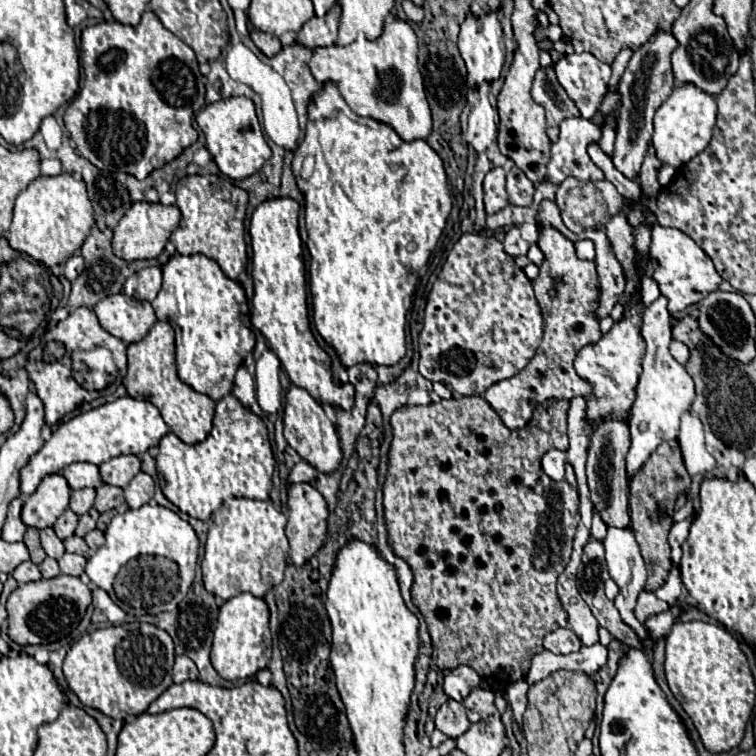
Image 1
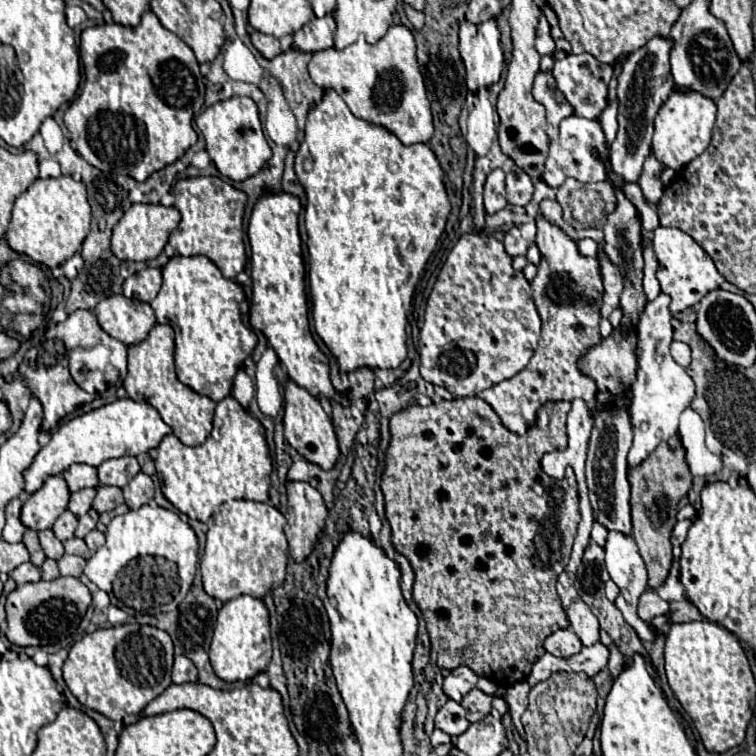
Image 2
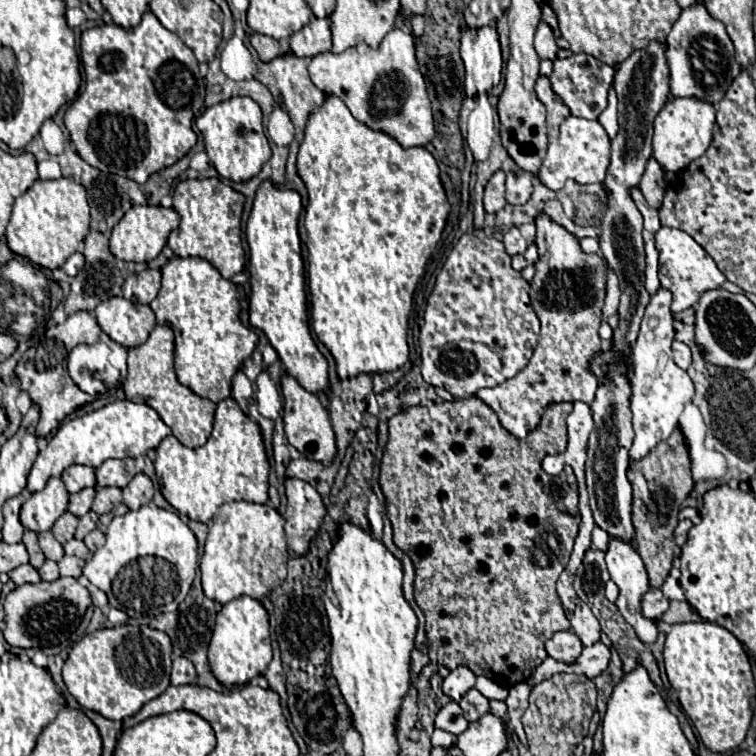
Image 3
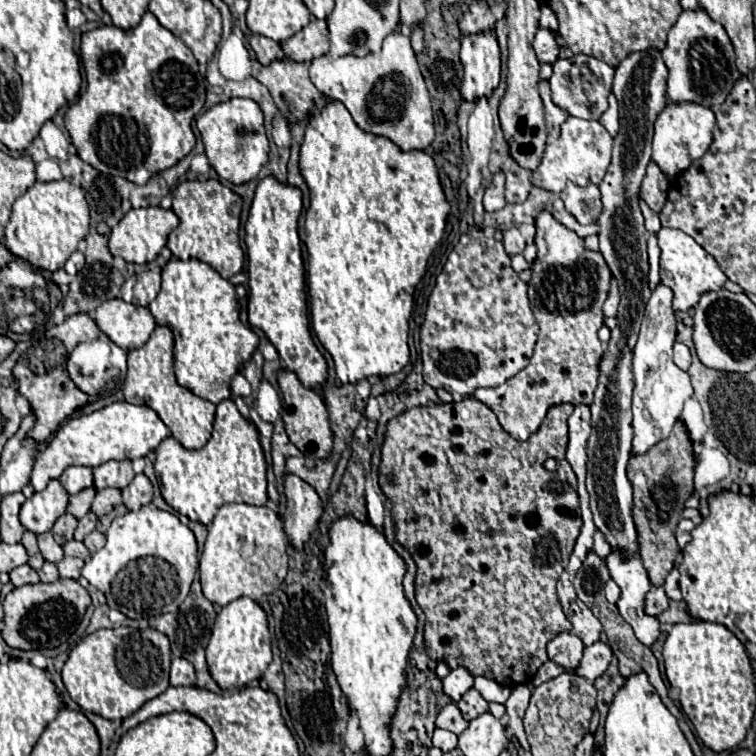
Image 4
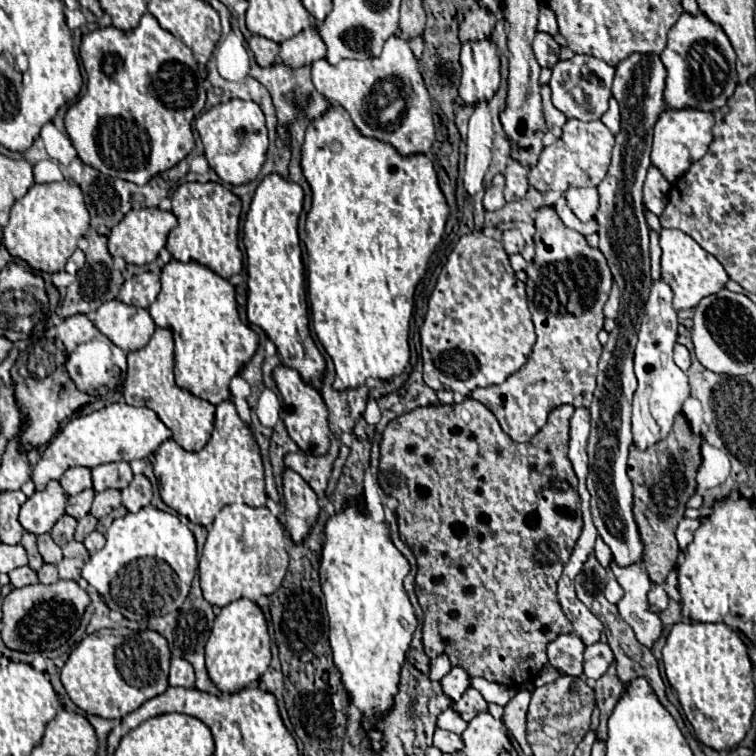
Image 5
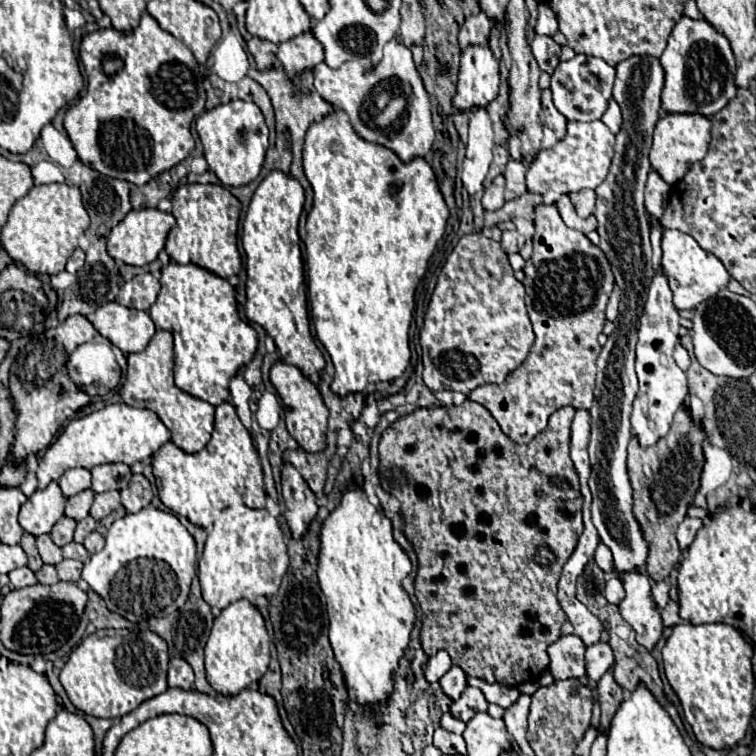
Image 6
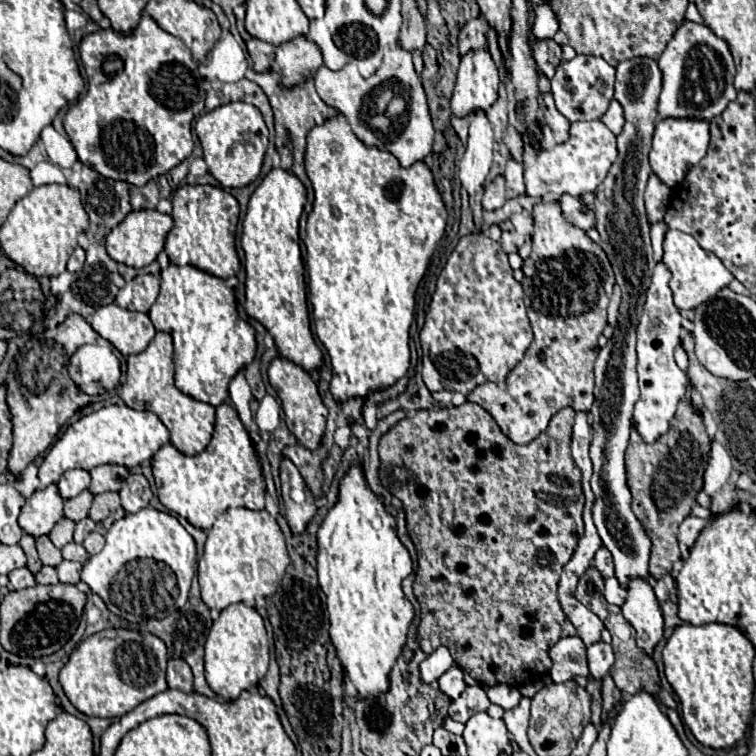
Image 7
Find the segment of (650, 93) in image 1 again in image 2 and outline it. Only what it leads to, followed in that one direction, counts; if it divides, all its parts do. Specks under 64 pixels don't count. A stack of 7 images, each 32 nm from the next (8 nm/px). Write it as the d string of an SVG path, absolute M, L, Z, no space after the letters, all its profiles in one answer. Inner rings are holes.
M652 38L646 46L632 52L626 62L622 64L622 72L618 74L618 136L610 146L610 168L616 172L624 182L638 182L642 174L642 162L646 160L646 154L652 152L652 122L654 114L662 108L662 102L672 94L672 76L670 76L670 64L668 64L668 52L672 44L668 38Z

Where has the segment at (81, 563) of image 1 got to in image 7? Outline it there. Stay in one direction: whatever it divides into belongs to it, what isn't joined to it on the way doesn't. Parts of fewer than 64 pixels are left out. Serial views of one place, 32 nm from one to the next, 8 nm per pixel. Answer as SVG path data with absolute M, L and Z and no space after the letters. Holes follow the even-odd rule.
M64 560L56 566L60 582L66 582L66 584L78 584L80 582L80 570L82 570L82 564L68 562L68 560Z

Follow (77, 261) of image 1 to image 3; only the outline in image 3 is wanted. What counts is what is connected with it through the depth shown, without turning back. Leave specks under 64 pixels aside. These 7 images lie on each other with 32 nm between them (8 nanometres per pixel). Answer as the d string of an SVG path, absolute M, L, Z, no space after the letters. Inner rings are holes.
M74 252L74 254L66 260L66 264L64 264L64 272L66 272L68 276L76 276L76 272L78 272L82 266L84 266L84 256L82 256L80 252Z

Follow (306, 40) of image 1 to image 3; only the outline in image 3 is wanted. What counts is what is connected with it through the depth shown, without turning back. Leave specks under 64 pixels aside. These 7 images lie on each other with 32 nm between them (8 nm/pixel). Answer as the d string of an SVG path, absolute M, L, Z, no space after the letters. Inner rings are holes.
M314 18L288 40L288 54L296 58L314 58L330 50L330 20Z

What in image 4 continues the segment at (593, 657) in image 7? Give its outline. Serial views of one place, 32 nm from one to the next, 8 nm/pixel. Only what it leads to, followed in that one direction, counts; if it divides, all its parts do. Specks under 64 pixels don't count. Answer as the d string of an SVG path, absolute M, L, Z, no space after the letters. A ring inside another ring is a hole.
M596 642L592 646L584 648L584 656L578 668L578 674L584 676L586 680L594 682L598 676L602 676L612 660L612 650L604 642Z

